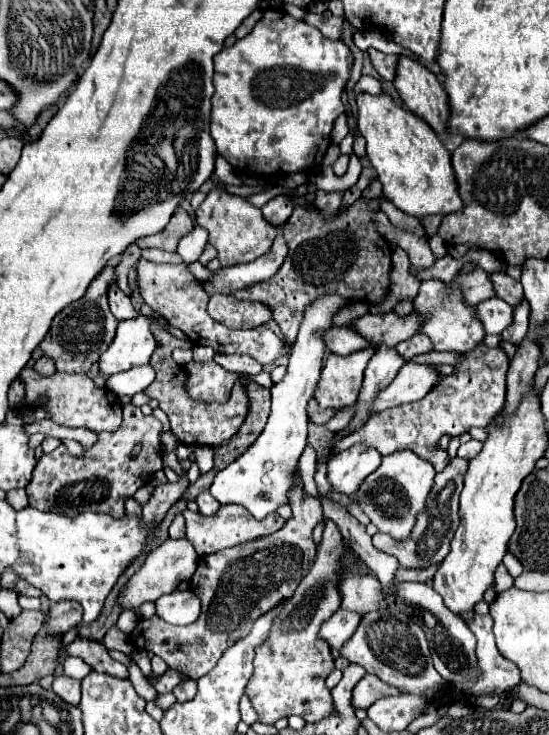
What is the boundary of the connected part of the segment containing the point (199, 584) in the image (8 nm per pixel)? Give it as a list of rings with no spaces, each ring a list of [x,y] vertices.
[[[301,473],[293,477],[293,491],[289,491],[291,519],[273,535],[245,541],[231,549],[221,549],[213,555],[199,559],[198,567],[190,580],[190,589],[201,601],[201,613],[189,627],[173,627],[153,615],[147,625],[137,623],[131,639],[137,639],[137,649],[159,655],[171,669],[181,669],[189,677],[199,679],[209,673],[221,653],[243,639],[259,615],[273,609],[281,599],[289,599],[301,579],[309,573],[317,545],[311,539],[313,527],[323,521],[319,497],[305,493]]]

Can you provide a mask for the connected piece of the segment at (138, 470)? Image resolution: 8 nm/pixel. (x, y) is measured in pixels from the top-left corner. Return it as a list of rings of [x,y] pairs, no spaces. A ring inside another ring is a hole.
[[[125,405],[123,407],[123,423],[117,431],[113,433],[101,433],[99,441],[91,447],[85,449],[85,455],[81,459],[69,455],[65,445],[59,445],[53,453],[43,455],[41,463],[37,463],[33,471],[33,479],[27,485],[27,495],[29,495],[29,505],[39,509],[39,511],[53,511],[69,517],[77,517],[79,513],[105,513],[111,515],[113,519],[121,519],[125,515],[125,501],[143,485],[147,485],[153,477],[155,471],[163,469],[161,465],[161,443],[159,443],[159,431],[161,423],[155,417],[147,417],[141,413],[139,407],[135,405]],[[135,447],[139,447],[139,453],[133,455]]]

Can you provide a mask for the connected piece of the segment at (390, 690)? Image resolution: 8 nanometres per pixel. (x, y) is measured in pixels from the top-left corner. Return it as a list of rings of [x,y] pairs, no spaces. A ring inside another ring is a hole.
[[[367,673],[357,683],[357,687],[353,689],[353,707],[367,709],[369,705],[375,703],[375,699],[381,699],[381,697],[387,697],[387,695],[401,695],[401,693],[397,691],[397,687],[377,679],[377,675]]]

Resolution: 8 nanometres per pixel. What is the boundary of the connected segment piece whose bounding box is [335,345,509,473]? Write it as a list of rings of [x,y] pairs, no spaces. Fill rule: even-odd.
[[[479,345],[471,353],[465,353],[465,359],[455,367],[455,375],[443,377],[441,385],[437,385],[425,399],[371,415],[361,431],[357,431],[353,437],[349,435],[337,441],[335,447],[337,451],[343,451],[353,443],[369,443],[377,447],[381,455],[411,449],[421,459],[427,459],[437,473],[441,472],[449,464],[450,458],[447,451],[439,447],[439,439],[443,435],[459,437],[473,427],[487,427],[497,417],[497,413],[505,405],[507,367],[509,357],[501,347],[485,349],[483,345]]]

